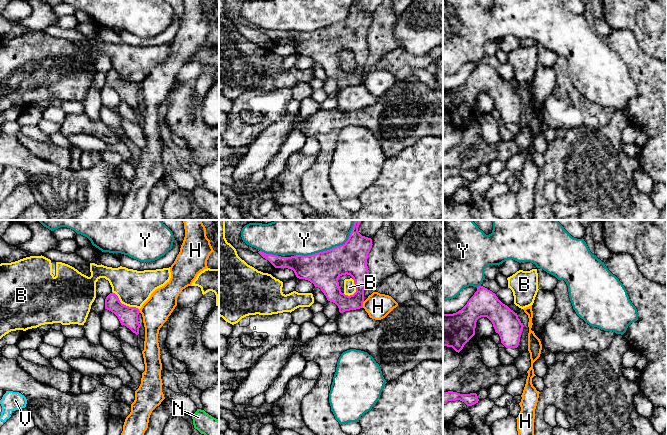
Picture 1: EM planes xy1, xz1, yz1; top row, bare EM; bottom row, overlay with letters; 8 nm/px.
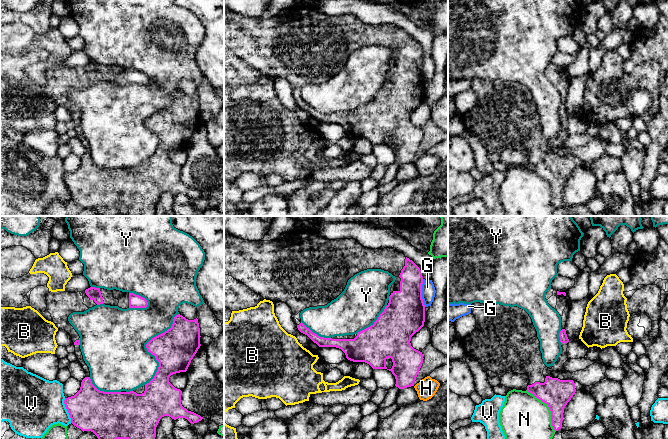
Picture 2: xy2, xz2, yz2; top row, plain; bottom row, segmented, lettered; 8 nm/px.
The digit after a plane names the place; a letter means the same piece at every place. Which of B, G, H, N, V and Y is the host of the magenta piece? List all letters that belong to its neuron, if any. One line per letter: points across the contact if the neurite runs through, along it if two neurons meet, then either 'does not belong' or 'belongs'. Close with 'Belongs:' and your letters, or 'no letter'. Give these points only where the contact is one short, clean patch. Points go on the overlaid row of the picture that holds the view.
B: border along xy1 (112, 291), (122, 303), (135, 306), (138, 309); does not belong
G: border along xz2 (422, 279), (422, 301), (425, 306); does not belong
H: border along xz1 (364, 301), (362, 307); does not belong
N: does not belong
V: border along xy2 (64, 398), (64, 406), (71, 422); does not belong
Y: does not belong
Belongs: no letter

